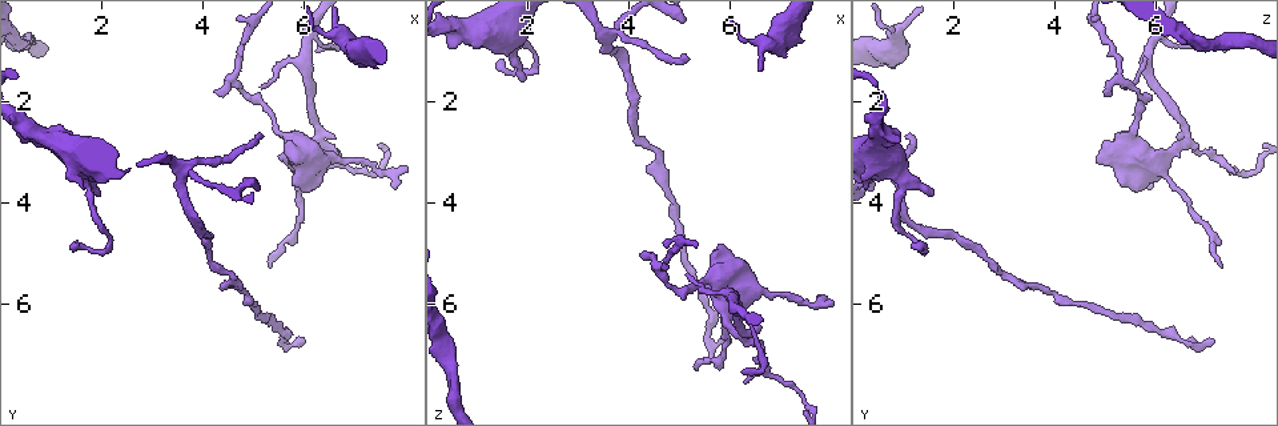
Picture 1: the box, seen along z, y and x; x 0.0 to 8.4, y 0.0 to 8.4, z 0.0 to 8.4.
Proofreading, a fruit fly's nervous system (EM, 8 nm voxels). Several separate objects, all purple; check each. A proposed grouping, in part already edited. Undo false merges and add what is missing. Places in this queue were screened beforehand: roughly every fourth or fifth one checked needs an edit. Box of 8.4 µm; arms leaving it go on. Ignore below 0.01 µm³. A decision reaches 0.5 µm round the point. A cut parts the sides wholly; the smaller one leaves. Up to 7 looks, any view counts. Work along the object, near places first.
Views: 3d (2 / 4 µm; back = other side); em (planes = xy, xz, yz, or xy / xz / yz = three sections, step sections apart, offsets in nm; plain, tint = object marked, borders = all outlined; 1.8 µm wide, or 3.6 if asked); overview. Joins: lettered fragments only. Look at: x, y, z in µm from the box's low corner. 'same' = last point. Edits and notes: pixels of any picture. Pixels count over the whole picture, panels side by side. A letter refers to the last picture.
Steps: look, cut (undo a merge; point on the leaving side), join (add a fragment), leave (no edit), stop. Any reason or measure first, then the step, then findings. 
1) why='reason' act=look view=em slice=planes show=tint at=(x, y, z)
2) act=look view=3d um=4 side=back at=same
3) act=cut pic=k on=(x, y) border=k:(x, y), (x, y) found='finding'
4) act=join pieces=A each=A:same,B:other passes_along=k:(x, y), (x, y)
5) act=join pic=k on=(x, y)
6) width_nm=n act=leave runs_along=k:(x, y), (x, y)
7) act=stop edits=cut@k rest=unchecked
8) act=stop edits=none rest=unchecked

why='branch stops here' act=look view=em slice=yz step=4 show=tint at=(5.60, 6.65, 7.10)

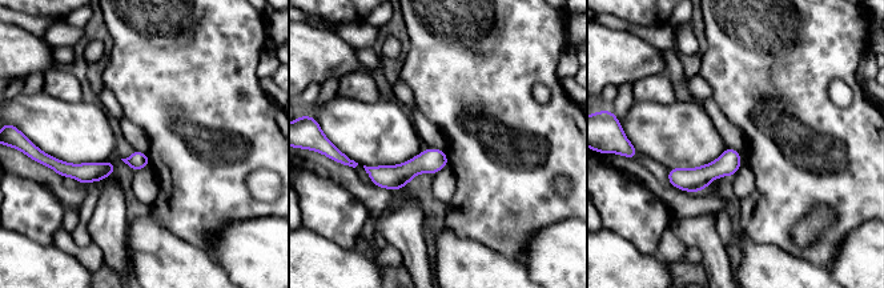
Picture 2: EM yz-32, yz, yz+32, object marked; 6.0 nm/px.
why='cut it another way' act=look view=em slice=planes show=borders at=same

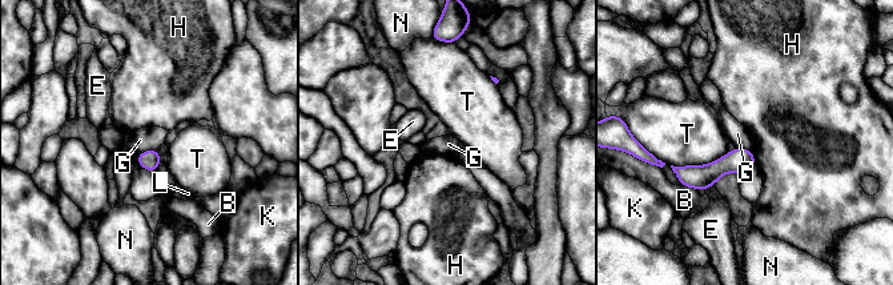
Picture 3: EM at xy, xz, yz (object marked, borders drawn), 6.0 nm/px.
act=leave each=B:other,E:other,G:other,H:other,K:other,L:other,N:other,T:other runs_along=3:(751, 159), (712, 172), (676, 169) found='no lettered fragment goes on from it'

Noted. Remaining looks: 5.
why='thin end' act=look view=3d um=2 at=(5.20, 1.70, 5.40)

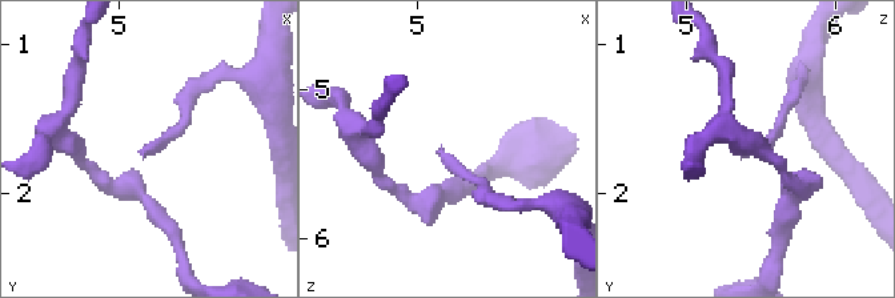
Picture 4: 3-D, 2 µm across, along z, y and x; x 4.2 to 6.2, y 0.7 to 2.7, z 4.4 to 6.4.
why='now the EM' act=look view=em slice=planes show=borders at=(5.16, 1.76, 5.42)

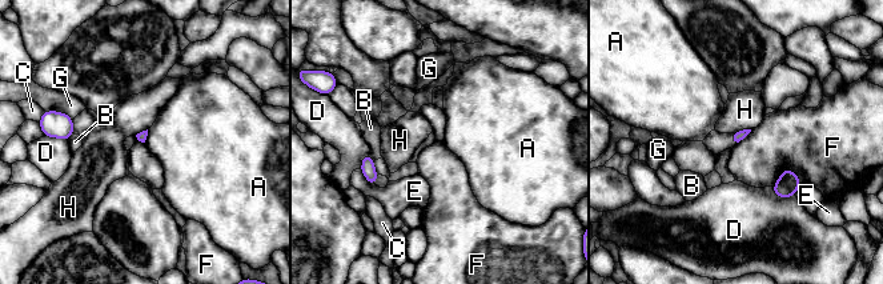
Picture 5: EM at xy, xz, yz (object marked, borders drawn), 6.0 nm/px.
act=cut pic=5 on=(787, 178) each=A:other,B:other,C:other,D:other,E:other,F:other,G:other,H:other border=5:(777, 182), (794, 192) found='two neurons meet here'

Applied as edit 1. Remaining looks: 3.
why='branch stops here' act=look view=em slice=planes show=borders at=(1.95, 3.90, 1.55)

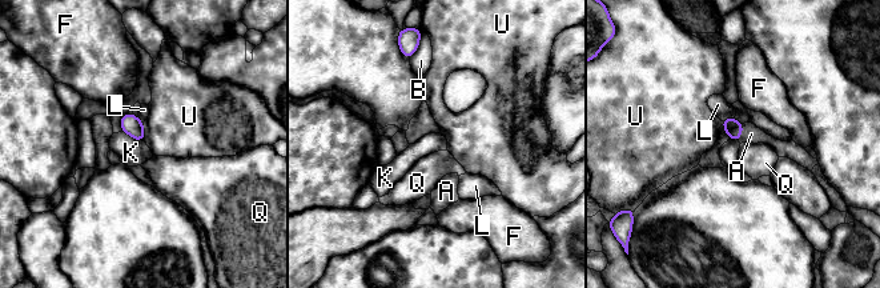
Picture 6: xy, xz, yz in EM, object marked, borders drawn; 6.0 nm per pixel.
act=join pieces=A each=A:same,B:other,F:other,K:other,L:other,Q:other,U:other passes_along=6:(732, 128), (742, 132), (751, 134) found='it goes on there'

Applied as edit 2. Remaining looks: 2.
act=stop edits=cut@5,join@6 rest=unchecked

